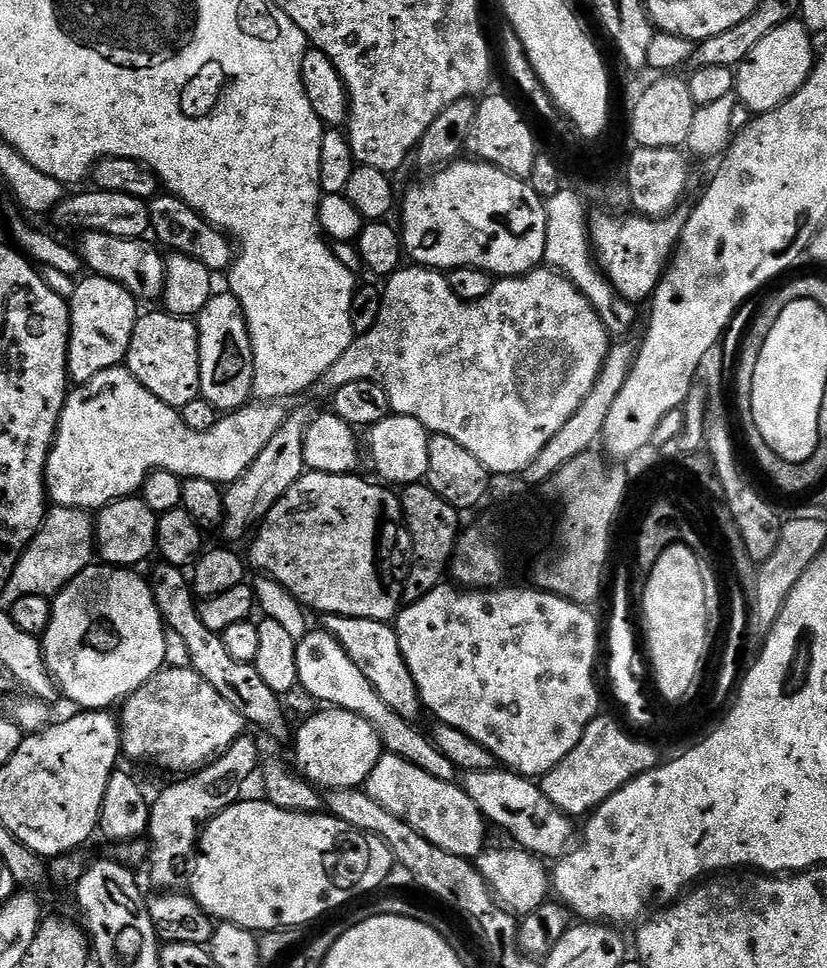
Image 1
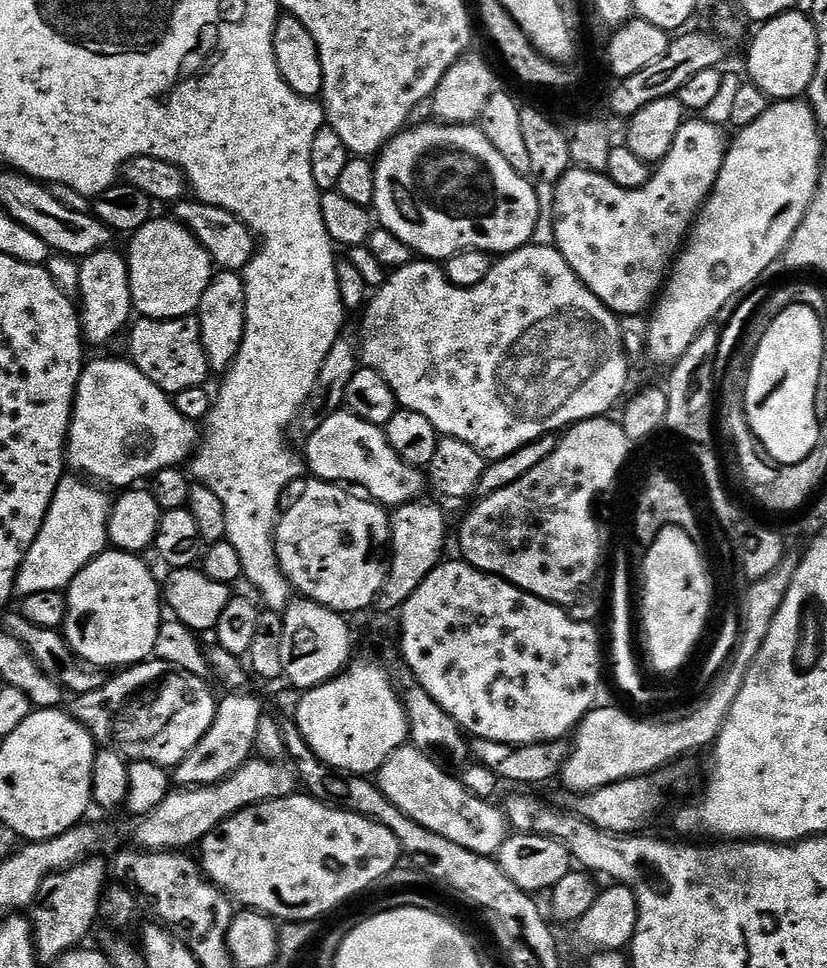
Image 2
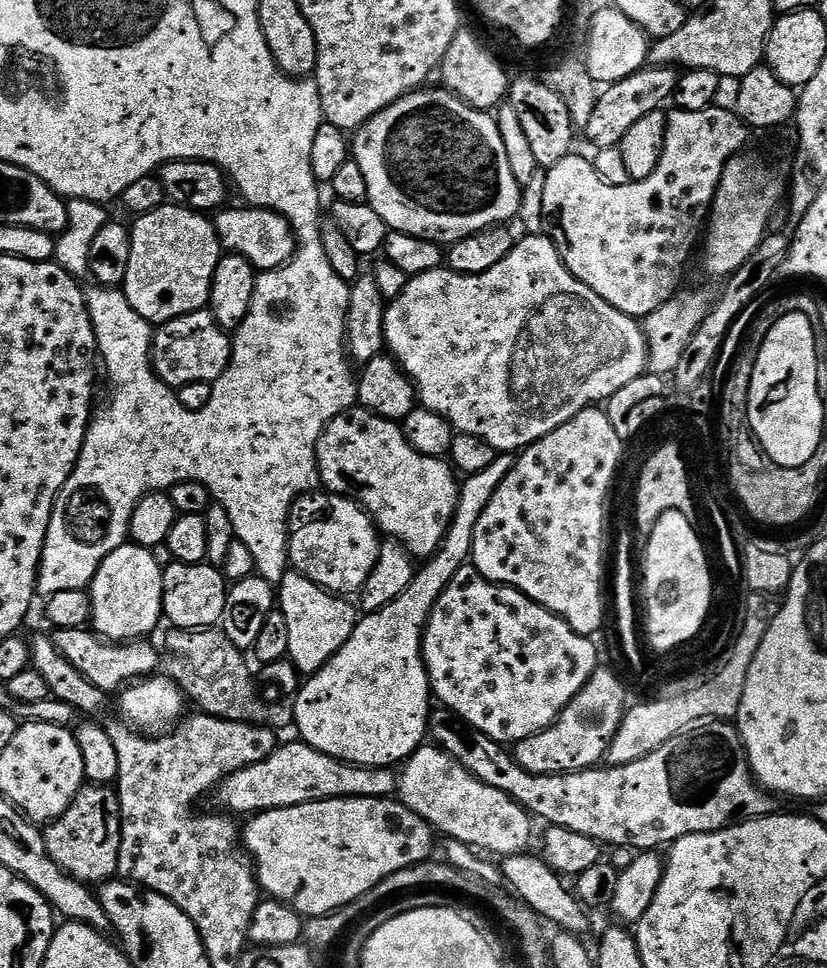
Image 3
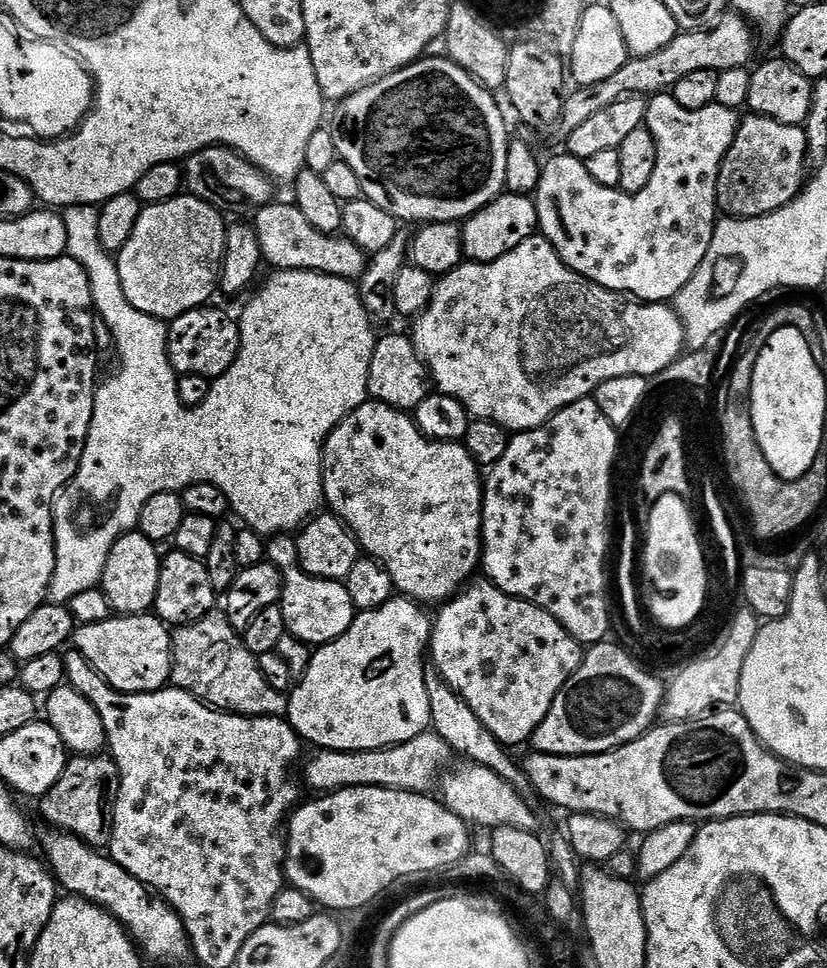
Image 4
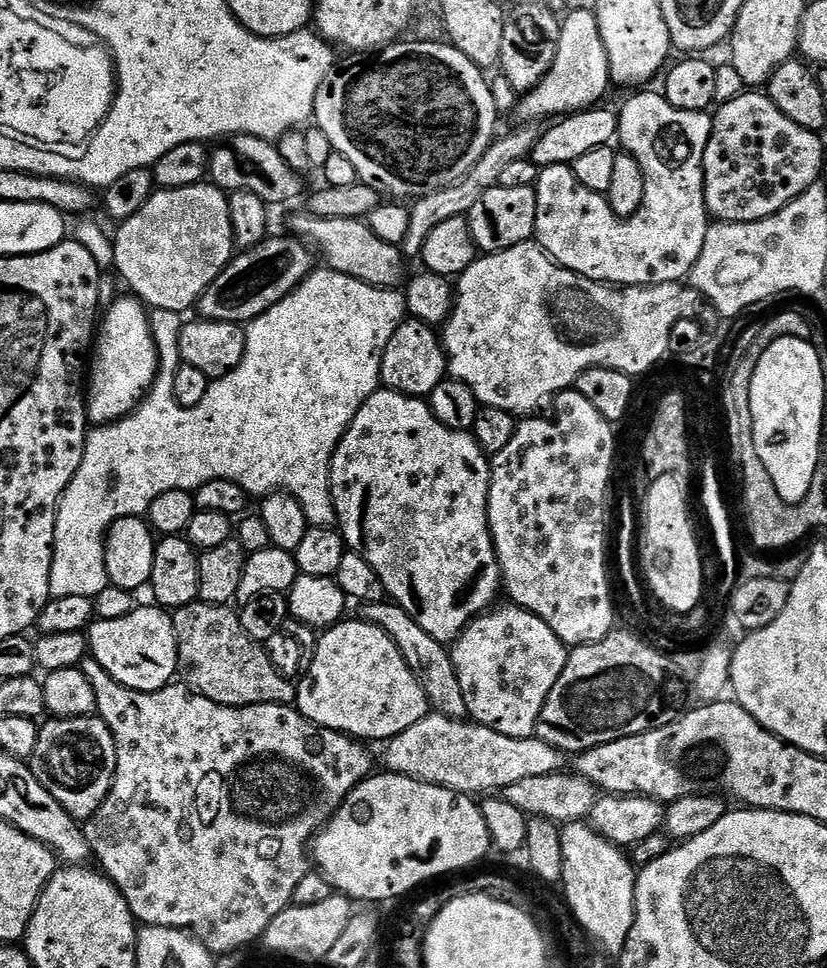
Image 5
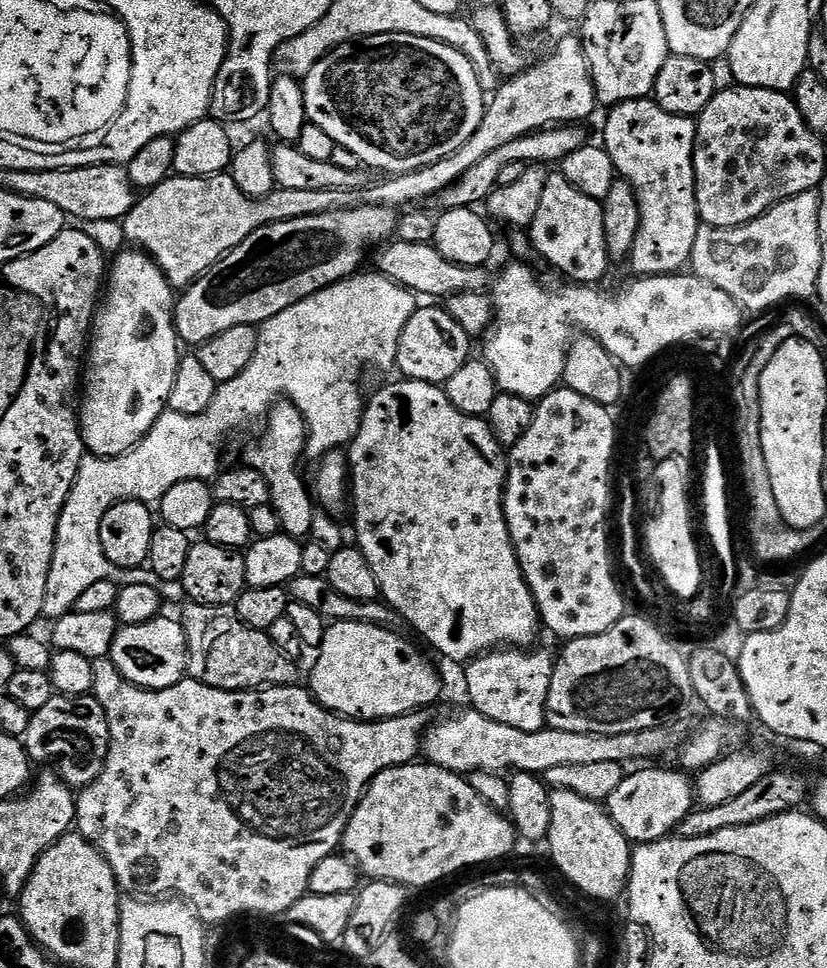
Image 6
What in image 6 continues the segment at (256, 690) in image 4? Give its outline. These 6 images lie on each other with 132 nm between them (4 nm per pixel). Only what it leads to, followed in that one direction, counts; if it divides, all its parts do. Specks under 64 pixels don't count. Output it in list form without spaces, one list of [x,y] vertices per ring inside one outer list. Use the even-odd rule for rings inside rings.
[[[185,603],[182,623],[188,643],[187,675],[211,688],[227,692],[250,692],[266,688],[291,688],[299,685],[300,664],[286,658],[268,637],[246,626],[228,608],[208,608],[205,604]]]

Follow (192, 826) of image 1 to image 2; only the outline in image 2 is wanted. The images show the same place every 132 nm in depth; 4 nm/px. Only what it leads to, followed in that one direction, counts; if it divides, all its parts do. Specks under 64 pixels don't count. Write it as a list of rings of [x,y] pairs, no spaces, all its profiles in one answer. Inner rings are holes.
[[[236,692],[219,701],[216,718],[202,742],[174,769],[174,780],[180,786],[195,789],[201,786],[215,786],[223,783],[244,764],[253,759],[258,738],[258,722],[266,715],[264,704],[248,692]]]

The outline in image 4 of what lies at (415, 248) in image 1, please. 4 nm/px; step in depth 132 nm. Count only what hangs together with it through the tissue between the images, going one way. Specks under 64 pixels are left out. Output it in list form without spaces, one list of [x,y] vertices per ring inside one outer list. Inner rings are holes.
[[[425,55],[423,58],[414,61],[410,66],[398,70],[394,74],[386,74],[378,82],[358,90],[354,95],[347,96],[345,100],[339,101],[340,121],[334,124],[334,142],[336,143],[336,155],[358,174],[358,182],[362,182],[364,191],[363,199],[374,202],[374,206],[382,206],[386,214],[390,214],[398,222],[404,220],[417,220],[417,225],[433,224],[434,222],[463,222],[469,220],[478,210],[482,210],[490,202],[494,202],[498,197],[505,195],[506,189],[506,154],[510,143],[508,136],[508,124],[504,121],[504,116],[500,113],[500,108],[496,105],[496,100],[491,91],[483,88],[478,81],[462,66],[458,66],[454,61],[445,58],[443,55]]]

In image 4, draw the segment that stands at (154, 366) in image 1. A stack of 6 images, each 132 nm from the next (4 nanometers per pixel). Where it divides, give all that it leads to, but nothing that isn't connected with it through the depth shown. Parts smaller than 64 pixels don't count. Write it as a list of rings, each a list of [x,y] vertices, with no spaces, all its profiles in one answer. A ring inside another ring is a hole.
[[[212,307],[195,308],[167,325],[166,358],[172,364],[173,373],[198,374],[213,381],[234,366],[234,358],[240,353],[240,325],[235,315],[227,316],[222,309]]]

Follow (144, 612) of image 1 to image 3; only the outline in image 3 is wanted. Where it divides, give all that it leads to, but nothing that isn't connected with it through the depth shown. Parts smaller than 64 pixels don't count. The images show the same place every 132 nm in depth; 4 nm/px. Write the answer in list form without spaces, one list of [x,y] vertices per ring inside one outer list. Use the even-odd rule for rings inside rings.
[[[126,542],[100,563],[92,579],[91,631],[109,642],[131,642],[151,637],[151,632],[162,624],[164,603],[164,568],[156,561],[157,553],[151,548]]]

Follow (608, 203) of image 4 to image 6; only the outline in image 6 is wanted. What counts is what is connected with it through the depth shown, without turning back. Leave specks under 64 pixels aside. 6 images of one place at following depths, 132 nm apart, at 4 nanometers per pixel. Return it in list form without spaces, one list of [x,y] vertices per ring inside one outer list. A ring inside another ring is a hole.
[[[645,98],[613,105],[604,124],[602,146],[610,154],[617,175],[632,186],[638,194],[639,228],[634,240],[630,265],[637,277],[667,276],[681,271],[680,268],[692,259],[694,238],[702,227],[696,205],[696,179],[694,178],[694,142],[696,141],[696,120],[691,116],[679,116],[662,110],[655,99]],[[549,174],[546,178],[546,194],[542,194],[542,206],[530,229],[530,239],[541,257],[545,256],[560,272],[568,275],[569,281],[585,286],[596,286],[608,272],[610,261],[606,250],[606,230],[602,230],[602,204],[599,200],[586,198],[562,175]]]

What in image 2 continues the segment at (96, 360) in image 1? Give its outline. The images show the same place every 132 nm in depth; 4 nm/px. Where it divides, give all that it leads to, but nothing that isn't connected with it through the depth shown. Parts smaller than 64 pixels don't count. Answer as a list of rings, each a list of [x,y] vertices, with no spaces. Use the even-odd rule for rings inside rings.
[[[112,251],[95,252],[79,261],[78,311],[82,317],[84,338],[89,345],[110,343],[124,327],[124,331],[129,327],[134,316],[128,257],[123,251]]]

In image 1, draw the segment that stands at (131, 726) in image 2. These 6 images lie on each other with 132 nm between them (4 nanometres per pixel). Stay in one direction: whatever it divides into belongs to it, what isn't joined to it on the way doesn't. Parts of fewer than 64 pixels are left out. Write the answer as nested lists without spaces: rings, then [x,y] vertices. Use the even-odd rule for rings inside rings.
[[[165,667],[150,678],[141,688],[123,701],[119,709],[120,721],[120,747],[125,757],[137,760],[140,764],[157,764],[160,768],[169,768],[176,774],[192,774],[206,767],[213,760],[218,759],[234,742],[245,735],[246,721],[202,674],[195,672],[193,668]]]

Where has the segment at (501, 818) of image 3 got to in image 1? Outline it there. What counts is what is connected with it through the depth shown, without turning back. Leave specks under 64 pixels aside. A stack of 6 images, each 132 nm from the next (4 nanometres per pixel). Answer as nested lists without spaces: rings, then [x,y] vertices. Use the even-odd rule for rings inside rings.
[[[381,755],[379,762],[368,776],[366,790],[378,806],[390,810],[402,822],[406,822],[418,834],[422,834],[434,846],[455,856],[475,858],[484,851],[484,815],[474,806],[474,802],[464,792],[459,783],[452,780],[439,780],[426,770],[406,762],[406,758]]]

